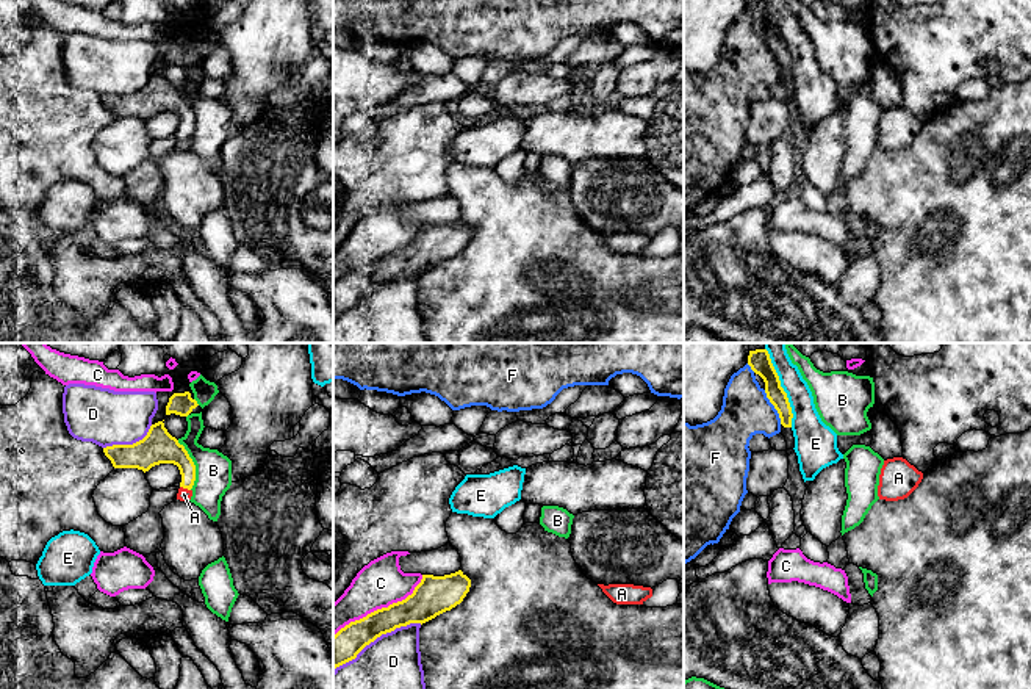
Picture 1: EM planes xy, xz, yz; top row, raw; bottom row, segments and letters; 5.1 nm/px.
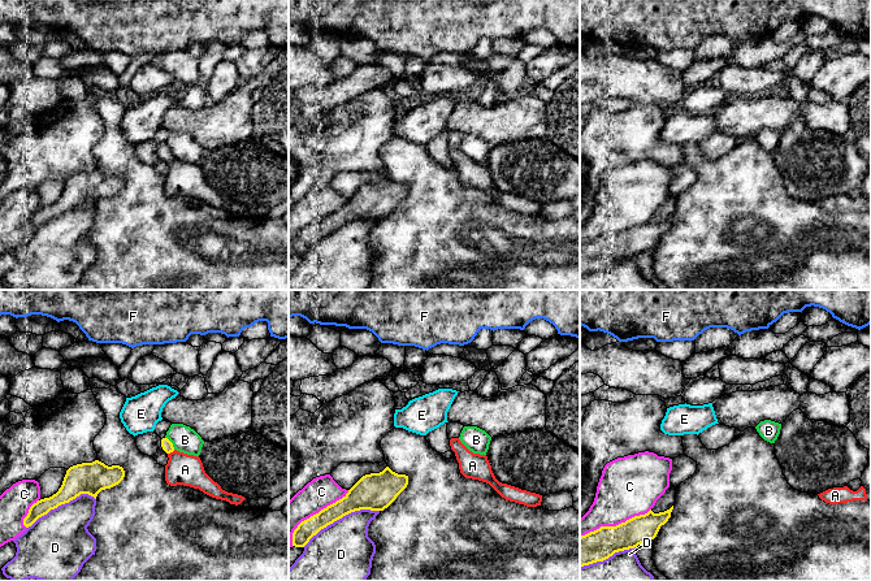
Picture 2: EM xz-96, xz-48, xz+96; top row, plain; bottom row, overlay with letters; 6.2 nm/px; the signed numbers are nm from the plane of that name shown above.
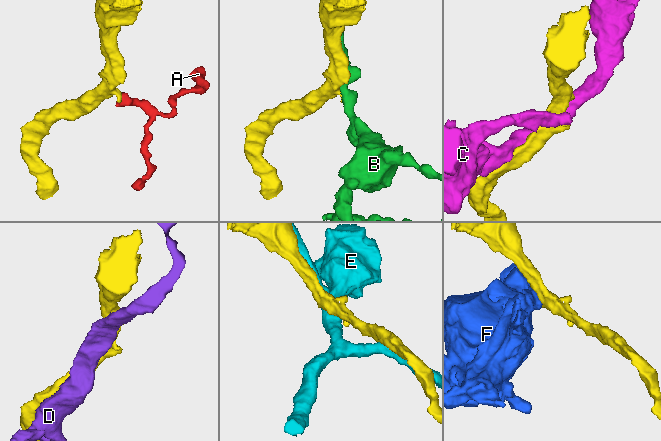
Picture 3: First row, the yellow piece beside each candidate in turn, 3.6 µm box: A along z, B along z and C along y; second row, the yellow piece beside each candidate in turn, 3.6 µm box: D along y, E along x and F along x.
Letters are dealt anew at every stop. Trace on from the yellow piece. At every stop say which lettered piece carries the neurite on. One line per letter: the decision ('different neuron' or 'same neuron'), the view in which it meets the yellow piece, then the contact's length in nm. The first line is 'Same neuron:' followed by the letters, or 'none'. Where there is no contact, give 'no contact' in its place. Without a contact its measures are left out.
Same neuron: none
A: different neuron; contact in xy; length 60 nm
B: different neuron; contact in xy; length 260 nm
C: different neuron; contact in xz; length 550 nm
D: different neuron; contact in xz; length 500 nm
E: different neuron; contact in yz; length 440 nm
F: different neuron; contact in yz; length 200 nm

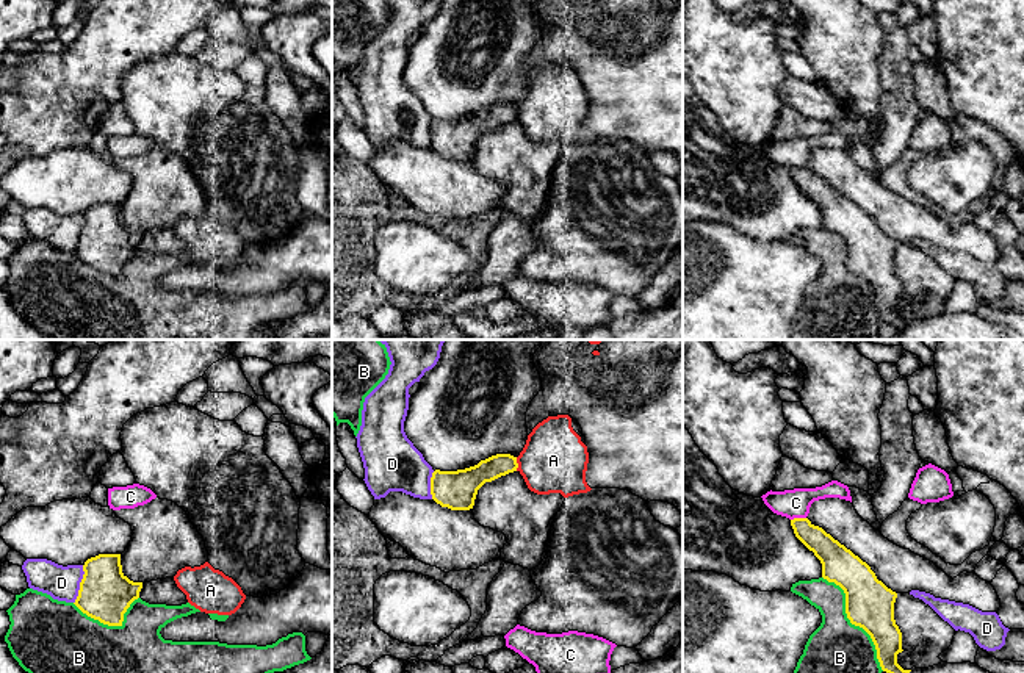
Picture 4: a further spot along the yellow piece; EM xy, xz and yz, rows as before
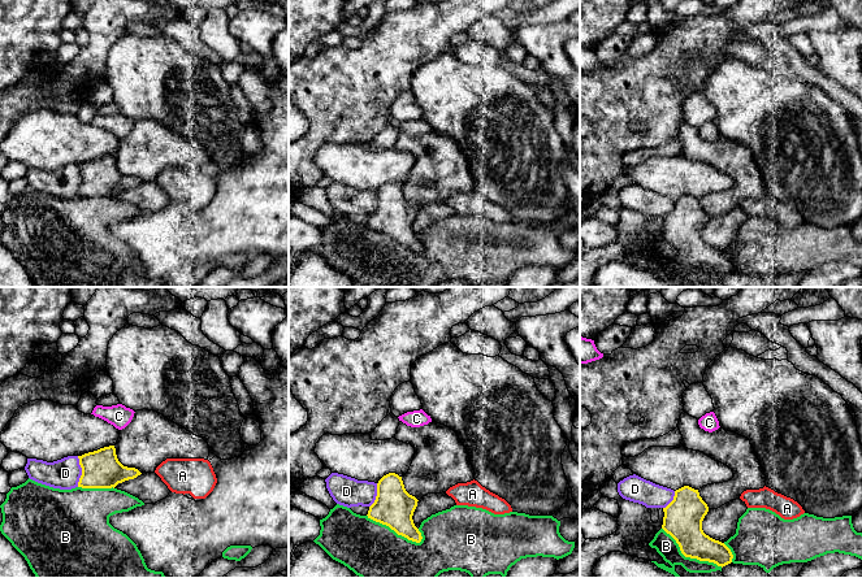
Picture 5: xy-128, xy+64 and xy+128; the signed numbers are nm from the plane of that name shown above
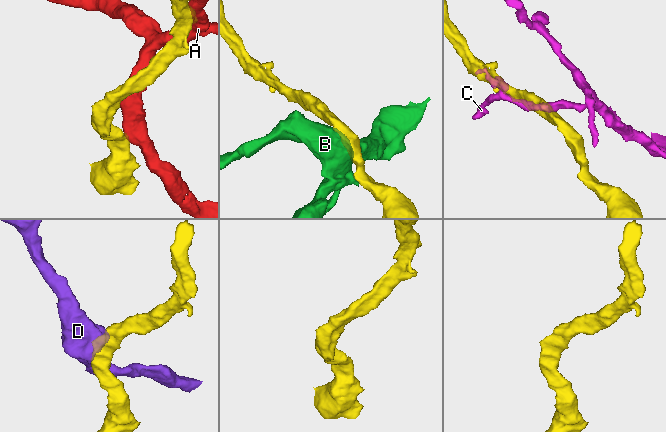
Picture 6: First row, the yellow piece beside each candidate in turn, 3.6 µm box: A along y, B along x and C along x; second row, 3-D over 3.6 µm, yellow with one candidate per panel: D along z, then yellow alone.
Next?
Same neuron: none
A: different neuron; contact in xz; length 70 nm
B: different neuron; contact in yz; length 600 nm
C: different neuron; contact in yz; length 80 nm
D: different neuron; contact in xy; length 200 nm

